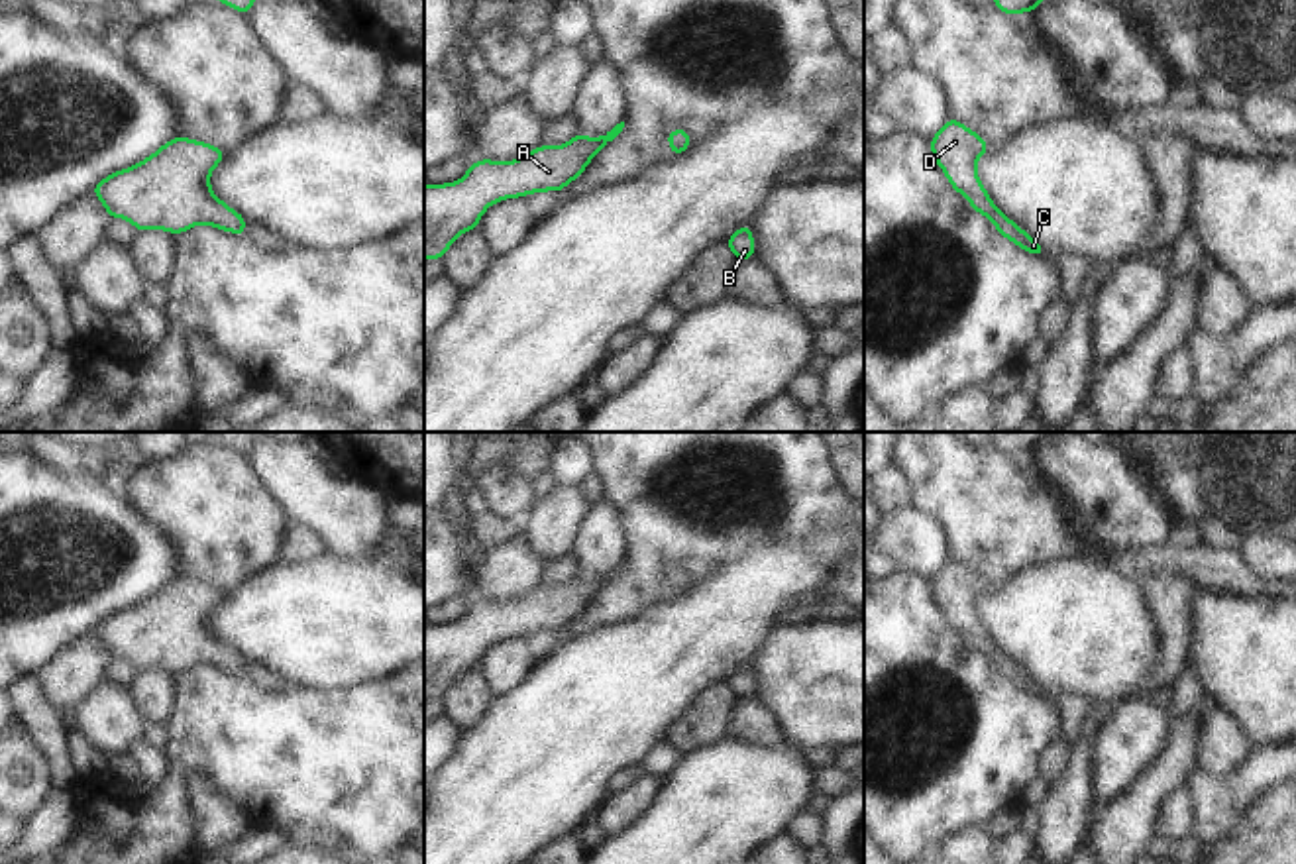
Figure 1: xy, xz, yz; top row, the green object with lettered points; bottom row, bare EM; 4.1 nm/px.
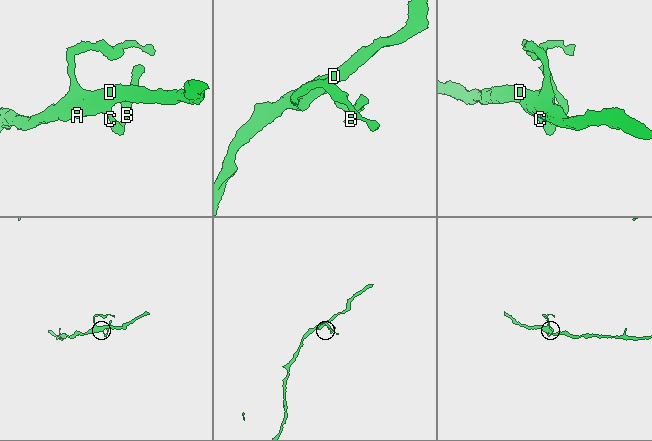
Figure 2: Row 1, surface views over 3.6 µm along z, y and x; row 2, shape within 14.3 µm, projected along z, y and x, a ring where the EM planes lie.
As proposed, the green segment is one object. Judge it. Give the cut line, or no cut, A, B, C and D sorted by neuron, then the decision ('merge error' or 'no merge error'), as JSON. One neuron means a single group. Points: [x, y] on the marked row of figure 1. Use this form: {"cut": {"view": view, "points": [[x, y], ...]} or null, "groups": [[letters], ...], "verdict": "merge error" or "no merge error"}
{"cut": null, "groups": [["A", "B", "C", "D"]], "verdict": "no merge error"}

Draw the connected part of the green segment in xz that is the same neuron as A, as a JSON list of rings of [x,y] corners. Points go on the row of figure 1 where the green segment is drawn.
[[[617,124],[599,137],[575,134],[569,141],[538,145],[514,161],[477,159],[456,183],[424,183],[424,261],[442,259],[467,230],[477,230],[485,210],[507,198],[564,192],[624,128]]]

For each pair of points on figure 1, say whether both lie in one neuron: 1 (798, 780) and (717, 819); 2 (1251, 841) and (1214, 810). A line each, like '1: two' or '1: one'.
1: one
2: two

